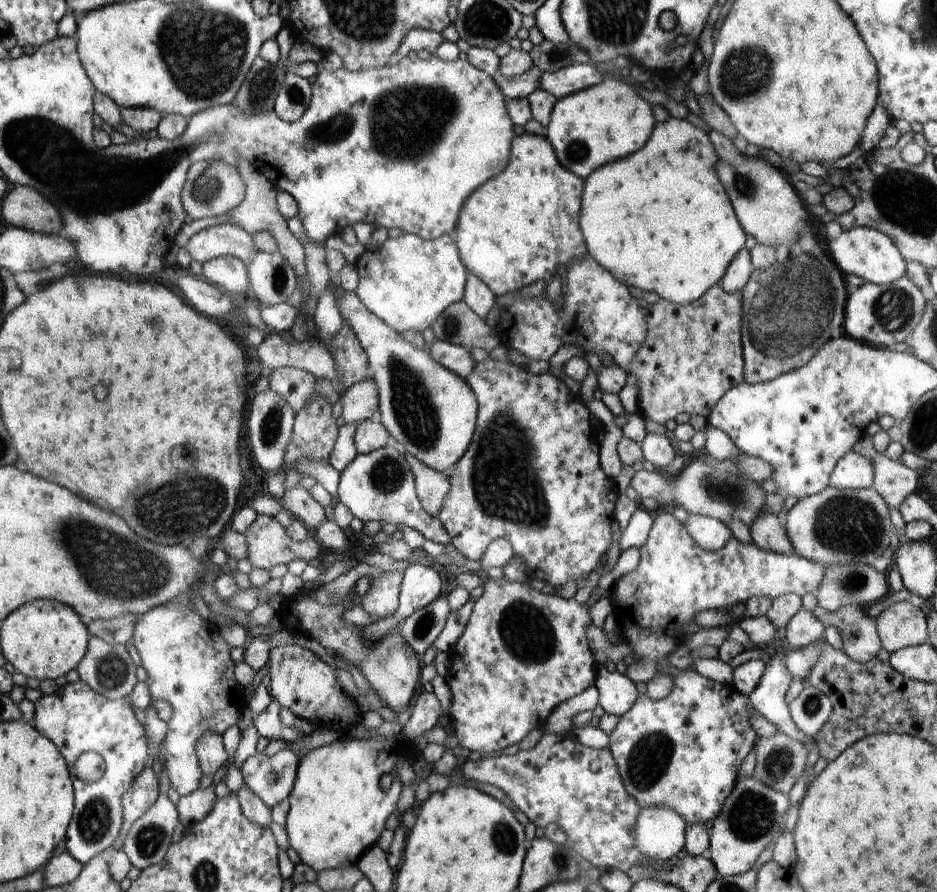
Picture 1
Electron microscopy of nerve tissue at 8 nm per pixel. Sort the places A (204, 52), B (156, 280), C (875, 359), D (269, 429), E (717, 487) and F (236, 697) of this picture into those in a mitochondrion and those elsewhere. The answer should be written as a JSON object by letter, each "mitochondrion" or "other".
{"A":"mitochondrion","B":"other","C":"other","D":"mitochondrion","E":"mitochondrion","F":"other"}

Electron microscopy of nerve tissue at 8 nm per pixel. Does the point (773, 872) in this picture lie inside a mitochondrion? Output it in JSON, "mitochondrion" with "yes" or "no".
{"mitochondrion":"no"}

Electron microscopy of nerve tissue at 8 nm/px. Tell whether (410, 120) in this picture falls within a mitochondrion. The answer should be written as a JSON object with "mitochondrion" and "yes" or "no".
{"mitochondrion":"yes"}

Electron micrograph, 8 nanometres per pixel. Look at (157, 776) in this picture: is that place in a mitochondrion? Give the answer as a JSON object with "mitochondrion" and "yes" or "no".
{"mitochondrion":"no"}

